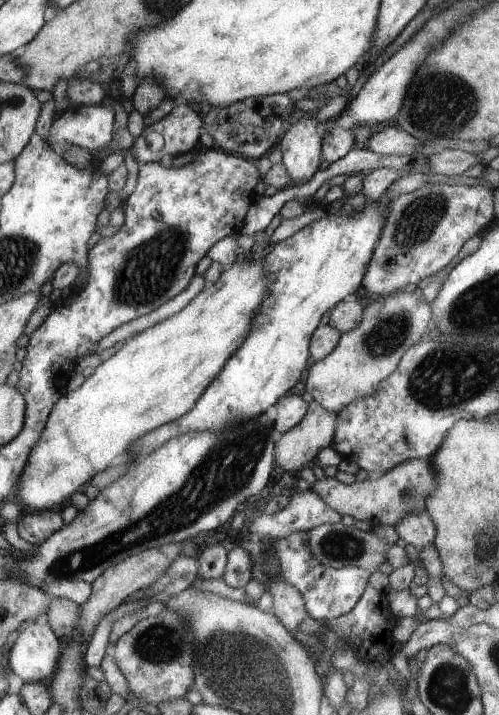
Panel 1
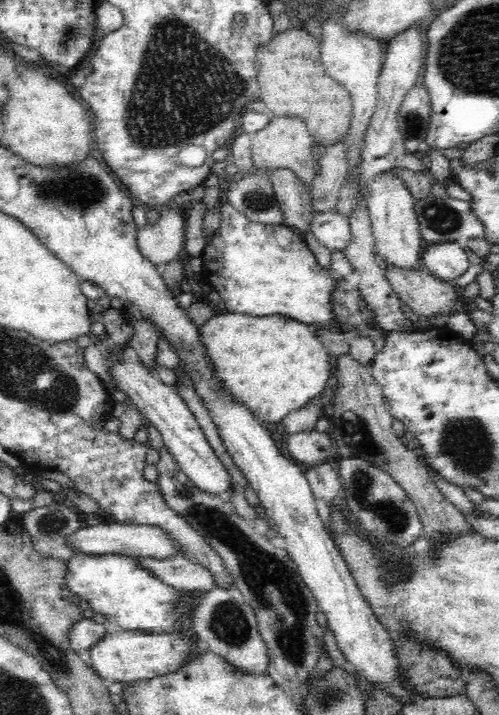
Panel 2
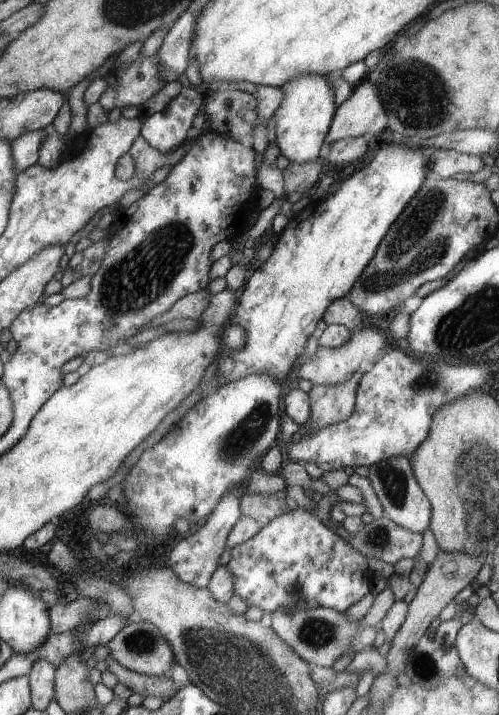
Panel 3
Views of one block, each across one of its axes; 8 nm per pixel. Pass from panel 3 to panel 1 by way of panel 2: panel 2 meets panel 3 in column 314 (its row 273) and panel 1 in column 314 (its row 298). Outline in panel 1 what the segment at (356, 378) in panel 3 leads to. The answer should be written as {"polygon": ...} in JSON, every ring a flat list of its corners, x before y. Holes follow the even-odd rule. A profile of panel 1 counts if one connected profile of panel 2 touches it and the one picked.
{"polygon":[[316,401,310,403,304,420,300,421,294,428,281,433,281,437,277,439,278,450,274,450,274,460,278,463,278,468,284,472,289,472,291,476,300,468,316,463,319,452,327,446,332,446,333,434,337,428,336,424,337,414,327,411]]}

